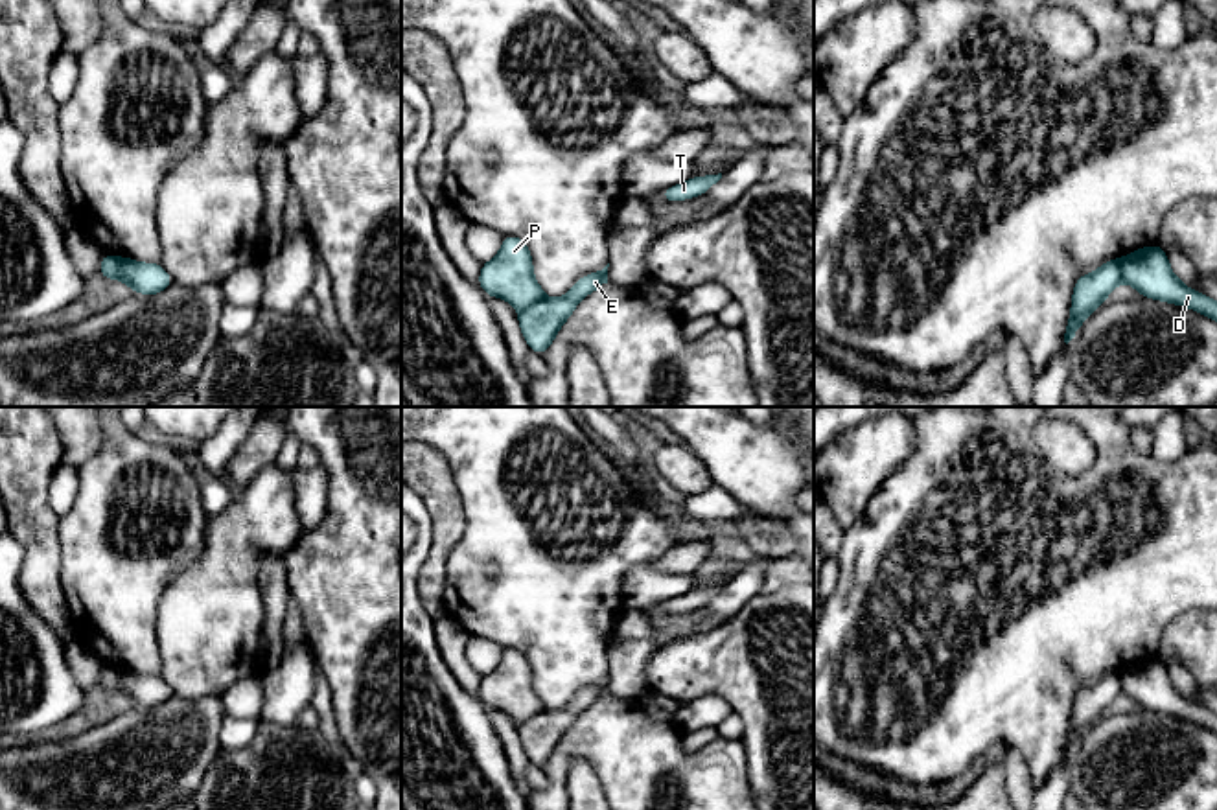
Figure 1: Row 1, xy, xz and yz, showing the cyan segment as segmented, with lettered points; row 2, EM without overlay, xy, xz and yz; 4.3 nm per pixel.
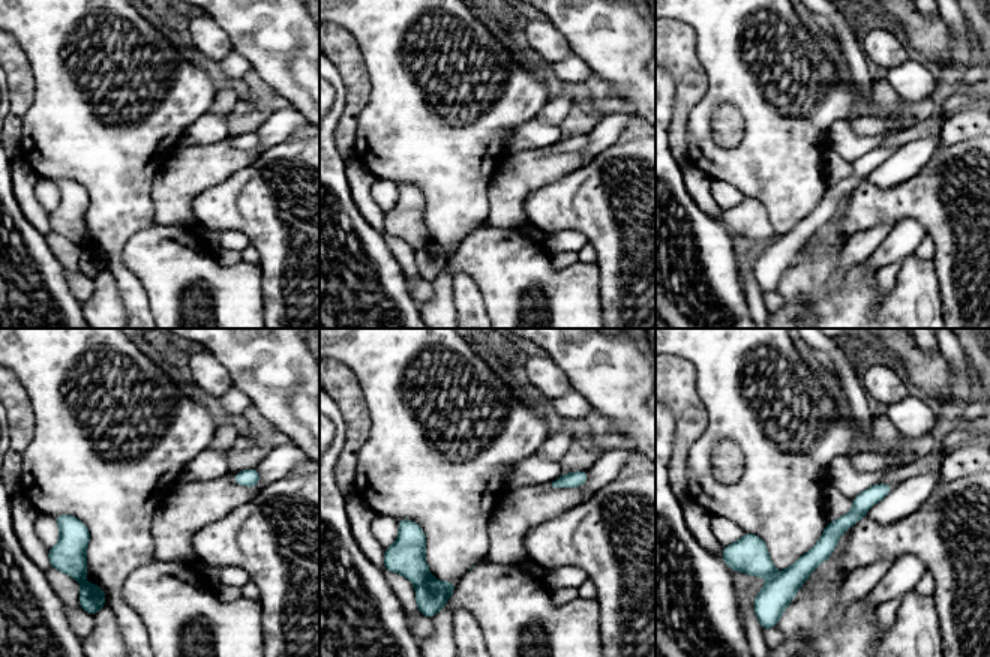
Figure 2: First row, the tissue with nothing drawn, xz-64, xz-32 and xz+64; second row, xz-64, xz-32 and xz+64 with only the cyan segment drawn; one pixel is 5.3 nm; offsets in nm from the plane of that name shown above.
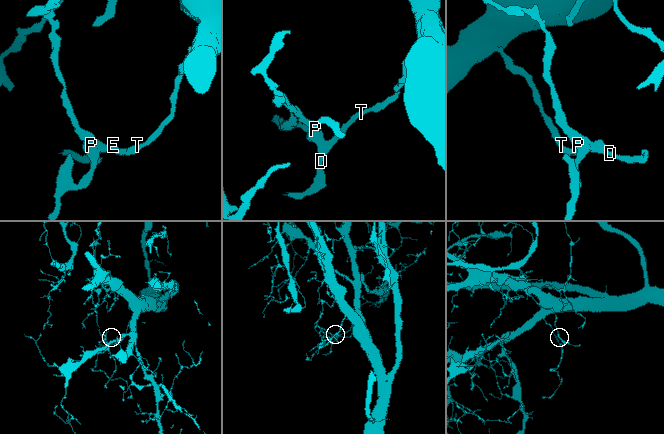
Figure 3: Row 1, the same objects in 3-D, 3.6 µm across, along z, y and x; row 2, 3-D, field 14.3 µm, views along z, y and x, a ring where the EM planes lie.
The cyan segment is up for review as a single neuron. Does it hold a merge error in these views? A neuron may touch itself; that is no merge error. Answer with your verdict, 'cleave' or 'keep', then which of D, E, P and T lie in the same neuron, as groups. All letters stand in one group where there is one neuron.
cleave; groups D E T / P

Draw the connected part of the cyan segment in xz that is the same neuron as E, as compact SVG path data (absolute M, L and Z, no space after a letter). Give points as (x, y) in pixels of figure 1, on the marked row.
M609 263L602 271L580 278L565 296L543 298L517 311L521 333L532 352L543 355L562 324L573 315L576 304L608 284L608 267Z

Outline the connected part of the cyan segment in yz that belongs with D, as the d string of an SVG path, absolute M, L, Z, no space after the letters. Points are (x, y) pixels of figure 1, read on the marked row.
M1156 243L1121 258L1123 282L1154 298L1195 309L1217 320L1217 302L1186 287L1171 271L1164 249Z

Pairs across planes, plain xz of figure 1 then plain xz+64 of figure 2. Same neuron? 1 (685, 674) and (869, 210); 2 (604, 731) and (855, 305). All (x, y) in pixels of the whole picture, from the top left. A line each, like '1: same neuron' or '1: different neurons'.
1: same neuron
2: same neuron

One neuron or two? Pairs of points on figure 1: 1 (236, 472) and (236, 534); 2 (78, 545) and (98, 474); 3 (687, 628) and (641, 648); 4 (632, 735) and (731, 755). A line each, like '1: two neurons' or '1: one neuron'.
1: two neurons
2: one neuron
3: one neuron
4: one neuron

